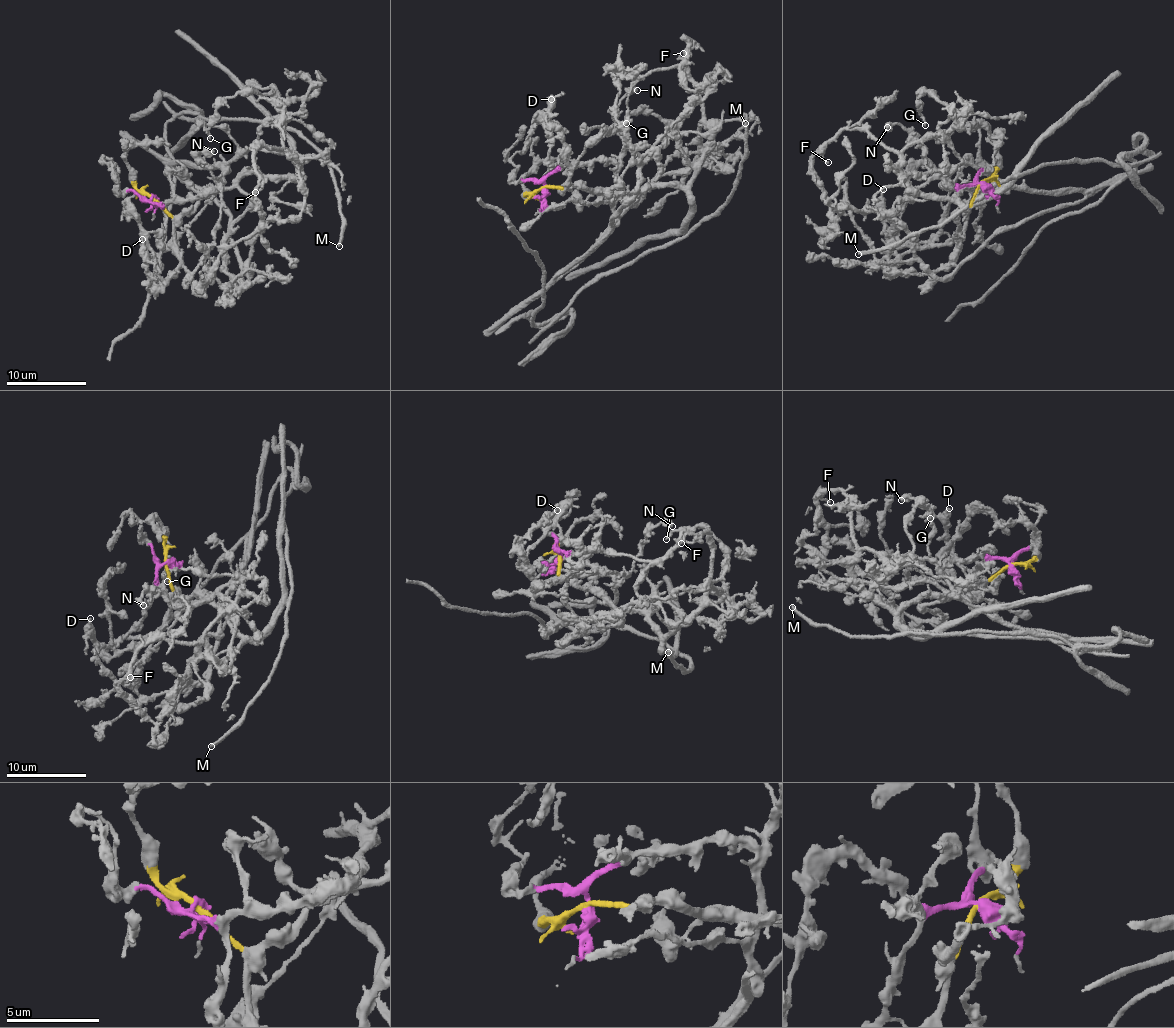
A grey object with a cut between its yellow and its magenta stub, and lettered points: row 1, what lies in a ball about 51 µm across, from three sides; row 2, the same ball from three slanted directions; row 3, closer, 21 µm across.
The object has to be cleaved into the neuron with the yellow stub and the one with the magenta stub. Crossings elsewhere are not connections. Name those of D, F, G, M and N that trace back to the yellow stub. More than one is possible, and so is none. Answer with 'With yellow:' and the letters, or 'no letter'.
With yellow: F, G, M

